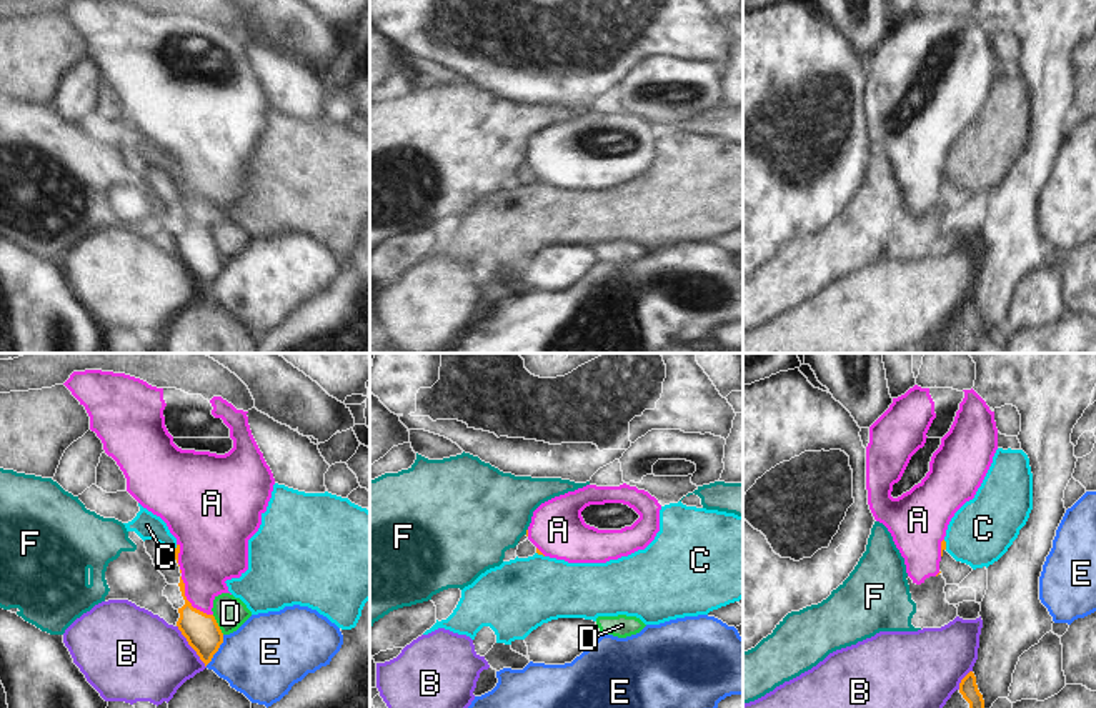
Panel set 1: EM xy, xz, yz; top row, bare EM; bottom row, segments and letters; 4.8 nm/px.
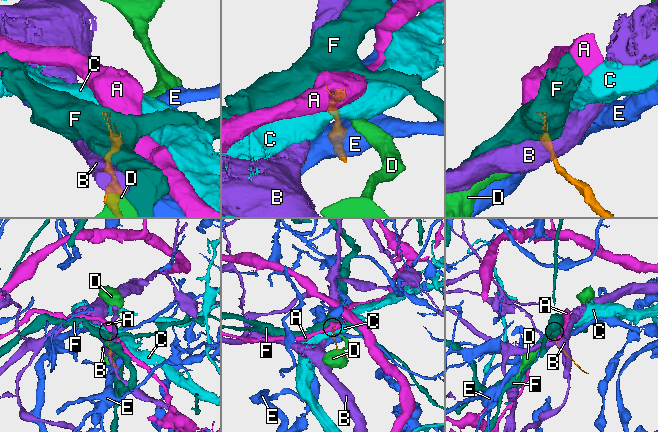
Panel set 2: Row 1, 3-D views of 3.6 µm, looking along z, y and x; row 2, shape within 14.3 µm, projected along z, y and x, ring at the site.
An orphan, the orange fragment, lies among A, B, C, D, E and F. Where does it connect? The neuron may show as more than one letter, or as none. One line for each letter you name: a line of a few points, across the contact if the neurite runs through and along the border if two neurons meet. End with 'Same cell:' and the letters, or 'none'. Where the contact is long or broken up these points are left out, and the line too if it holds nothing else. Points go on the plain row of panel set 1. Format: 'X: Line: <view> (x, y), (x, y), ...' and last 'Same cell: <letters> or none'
A: Line: xy (202, 259), (195, 235), (189, 229), (199, 219), (209, 182)
Same cell: A.

